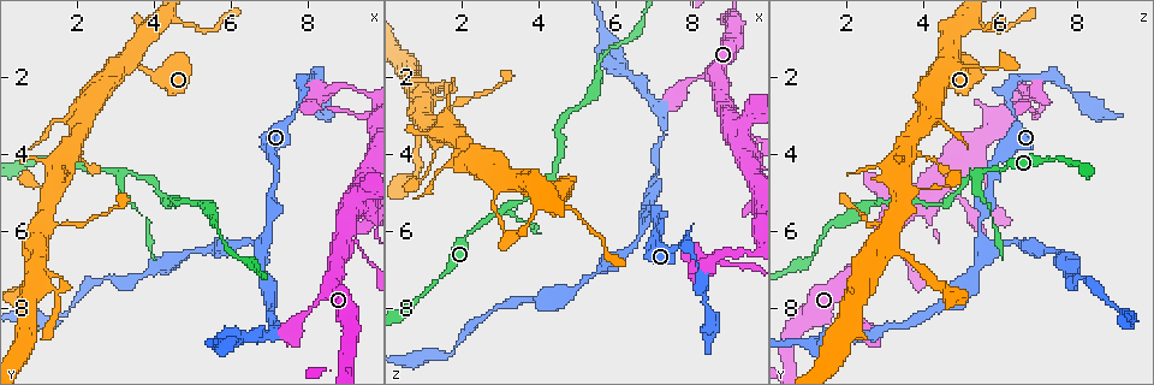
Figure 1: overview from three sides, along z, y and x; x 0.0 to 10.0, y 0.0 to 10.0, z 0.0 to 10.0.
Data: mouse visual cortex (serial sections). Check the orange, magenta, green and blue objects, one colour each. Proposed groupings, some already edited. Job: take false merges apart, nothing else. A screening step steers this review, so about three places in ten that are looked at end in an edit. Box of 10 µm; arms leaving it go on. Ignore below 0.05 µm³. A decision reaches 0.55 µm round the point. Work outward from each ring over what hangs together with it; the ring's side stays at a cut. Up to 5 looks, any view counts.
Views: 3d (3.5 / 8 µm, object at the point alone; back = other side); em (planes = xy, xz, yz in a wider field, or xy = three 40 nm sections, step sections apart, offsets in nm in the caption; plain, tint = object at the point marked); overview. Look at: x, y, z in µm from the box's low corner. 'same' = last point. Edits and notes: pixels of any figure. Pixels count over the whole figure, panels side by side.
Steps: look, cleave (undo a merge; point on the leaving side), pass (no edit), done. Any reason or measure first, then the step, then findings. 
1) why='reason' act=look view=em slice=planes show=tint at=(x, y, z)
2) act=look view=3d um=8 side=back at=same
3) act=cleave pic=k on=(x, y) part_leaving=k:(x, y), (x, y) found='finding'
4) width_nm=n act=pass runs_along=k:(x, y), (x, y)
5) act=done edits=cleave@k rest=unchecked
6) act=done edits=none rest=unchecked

why='sharp bend' act=look view=3d um=3.5 at=(7.80, 2.70, 6.35)

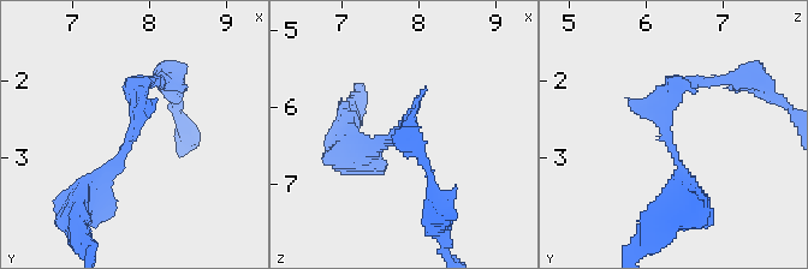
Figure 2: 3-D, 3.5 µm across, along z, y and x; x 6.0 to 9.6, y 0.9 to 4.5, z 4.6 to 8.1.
why='now the EM' act=look view=em slice=xy step=5 show=tint at=(7.75, 2.65, 6.25)

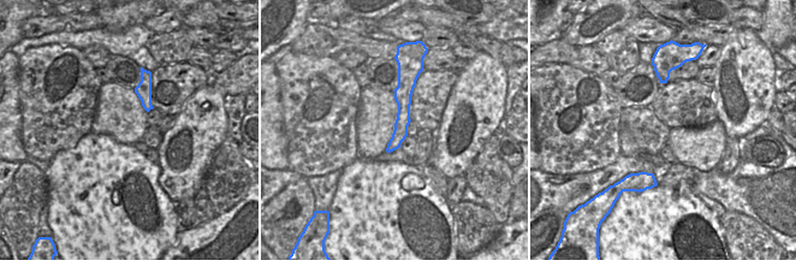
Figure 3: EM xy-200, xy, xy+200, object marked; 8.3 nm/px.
act=pass runs_along=3:(404, 64), (403, 120), (390, 148) found='all the same cell'

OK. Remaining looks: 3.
why='three-way junction' act=look view=3d um=3.5 at=(6.80, 6.30, 5.50)

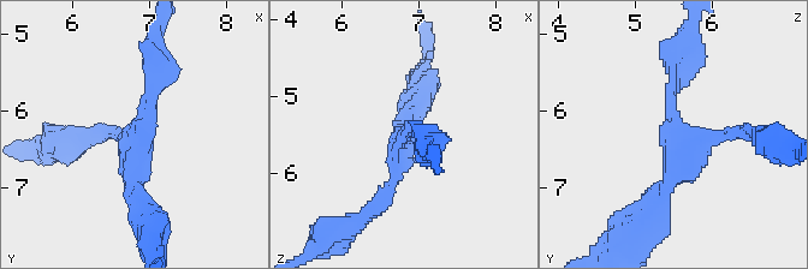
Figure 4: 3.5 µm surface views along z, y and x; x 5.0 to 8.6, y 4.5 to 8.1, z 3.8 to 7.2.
why='need the tissue' act=look view=em slice=xy step=2 show=tint at=(6.85, 6.30, 5.55)

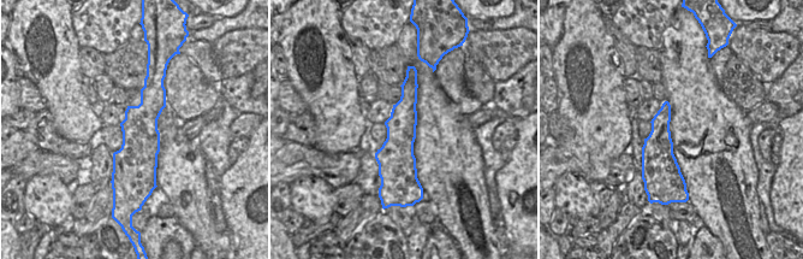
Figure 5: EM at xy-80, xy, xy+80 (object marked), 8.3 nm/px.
why='cut it another way' act=look view=em slice=xy step=5 show=tint at=same

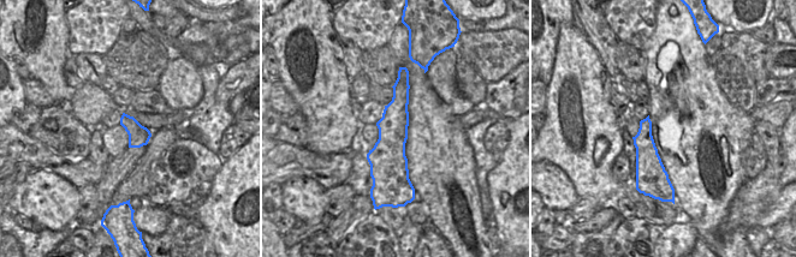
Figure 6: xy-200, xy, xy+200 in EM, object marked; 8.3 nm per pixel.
act=pass runs_along=6:(403, 70), (386, 190) found='continuous, no second cell'

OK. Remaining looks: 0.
act=done edits=none rest=unchecked

